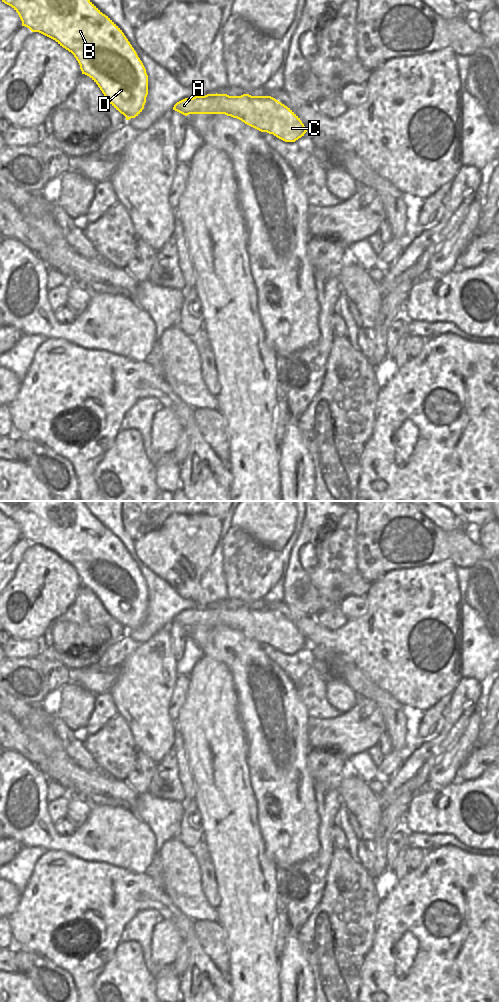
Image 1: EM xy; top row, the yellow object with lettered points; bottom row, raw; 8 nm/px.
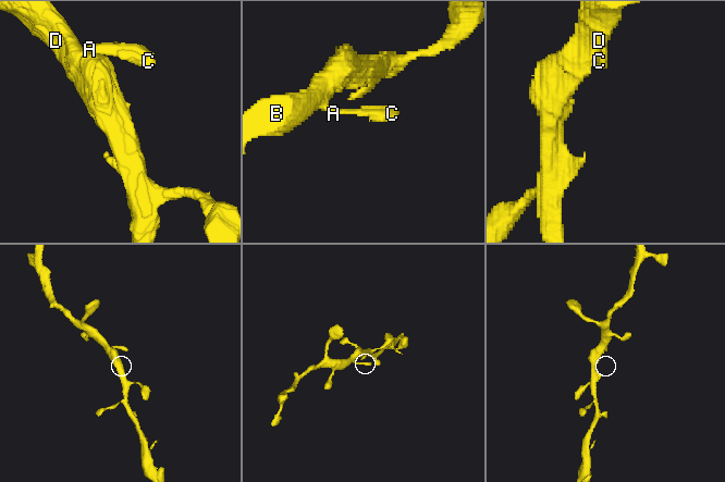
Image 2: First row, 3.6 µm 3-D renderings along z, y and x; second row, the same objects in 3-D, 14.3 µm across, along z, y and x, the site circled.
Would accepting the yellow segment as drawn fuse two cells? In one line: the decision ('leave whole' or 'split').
leave whole

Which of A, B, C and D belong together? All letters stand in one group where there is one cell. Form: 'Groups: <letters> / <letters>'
Groups: A B C D

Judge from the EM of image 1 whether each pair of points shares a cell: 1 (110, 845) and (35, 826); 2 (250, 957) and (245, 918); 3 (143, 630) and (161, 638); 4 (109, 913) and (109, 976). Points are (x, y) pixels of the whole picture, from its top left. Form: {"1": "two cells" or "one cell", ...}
{"1": "one cell", "2": "one cell", "3": "two cells", "4": "two cells"}

